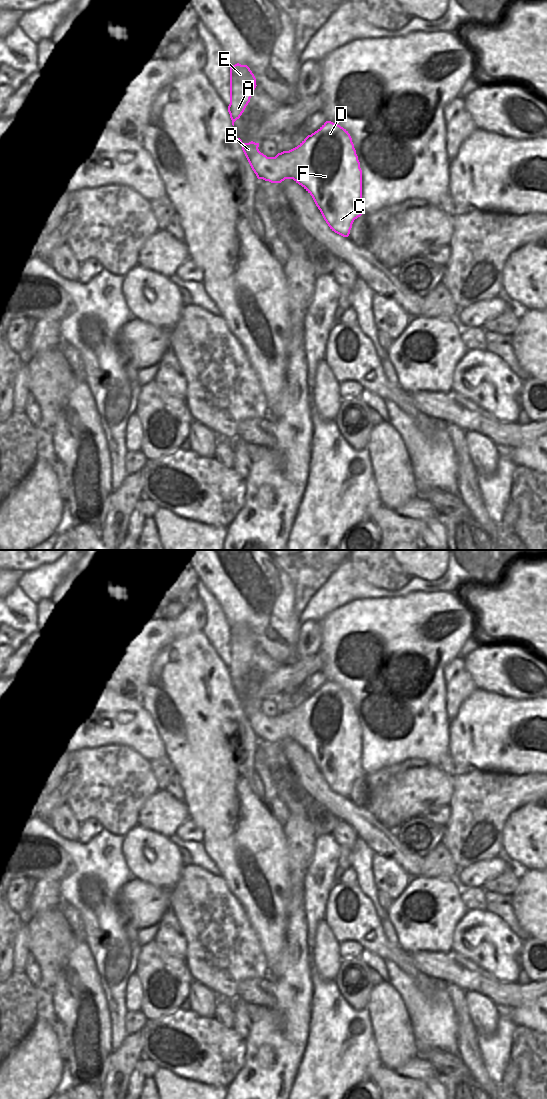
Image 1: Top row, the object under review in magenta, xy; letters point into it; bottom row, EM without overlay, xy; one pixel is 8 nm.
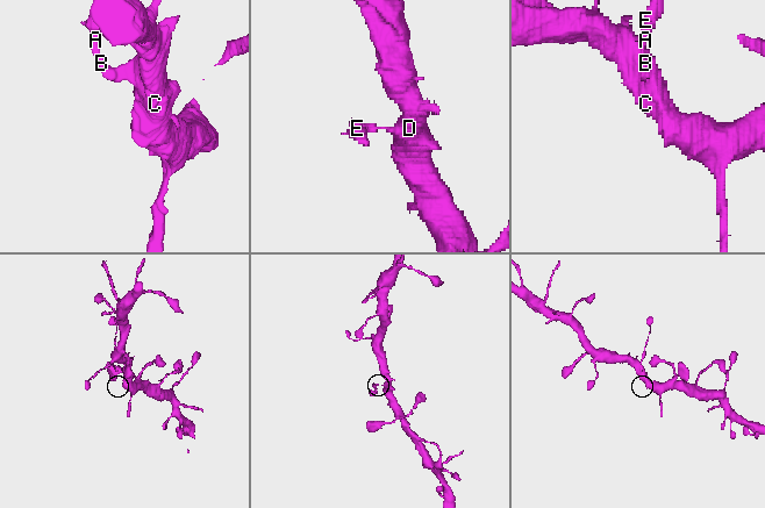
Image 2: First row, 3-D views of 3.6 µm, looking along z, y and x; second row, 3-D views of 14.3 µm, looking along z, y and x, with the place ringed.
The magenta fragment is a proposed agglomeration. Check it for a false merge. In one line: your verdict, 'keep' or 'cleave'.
keep

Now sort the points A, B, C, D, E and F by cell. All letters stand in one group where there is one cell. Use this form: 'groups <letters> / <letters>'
groups A B C D E F

